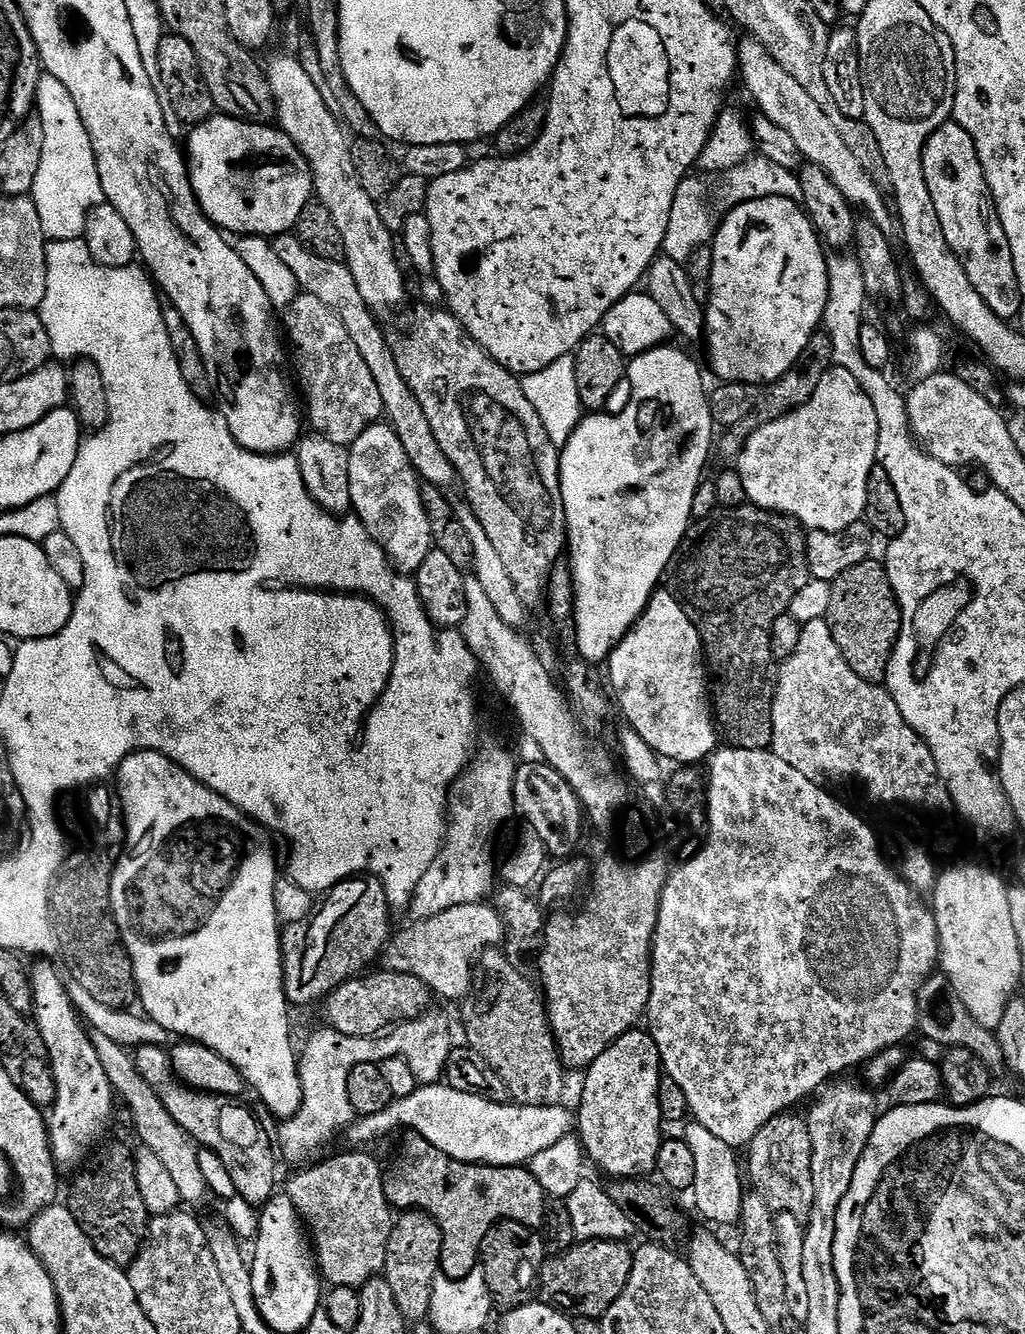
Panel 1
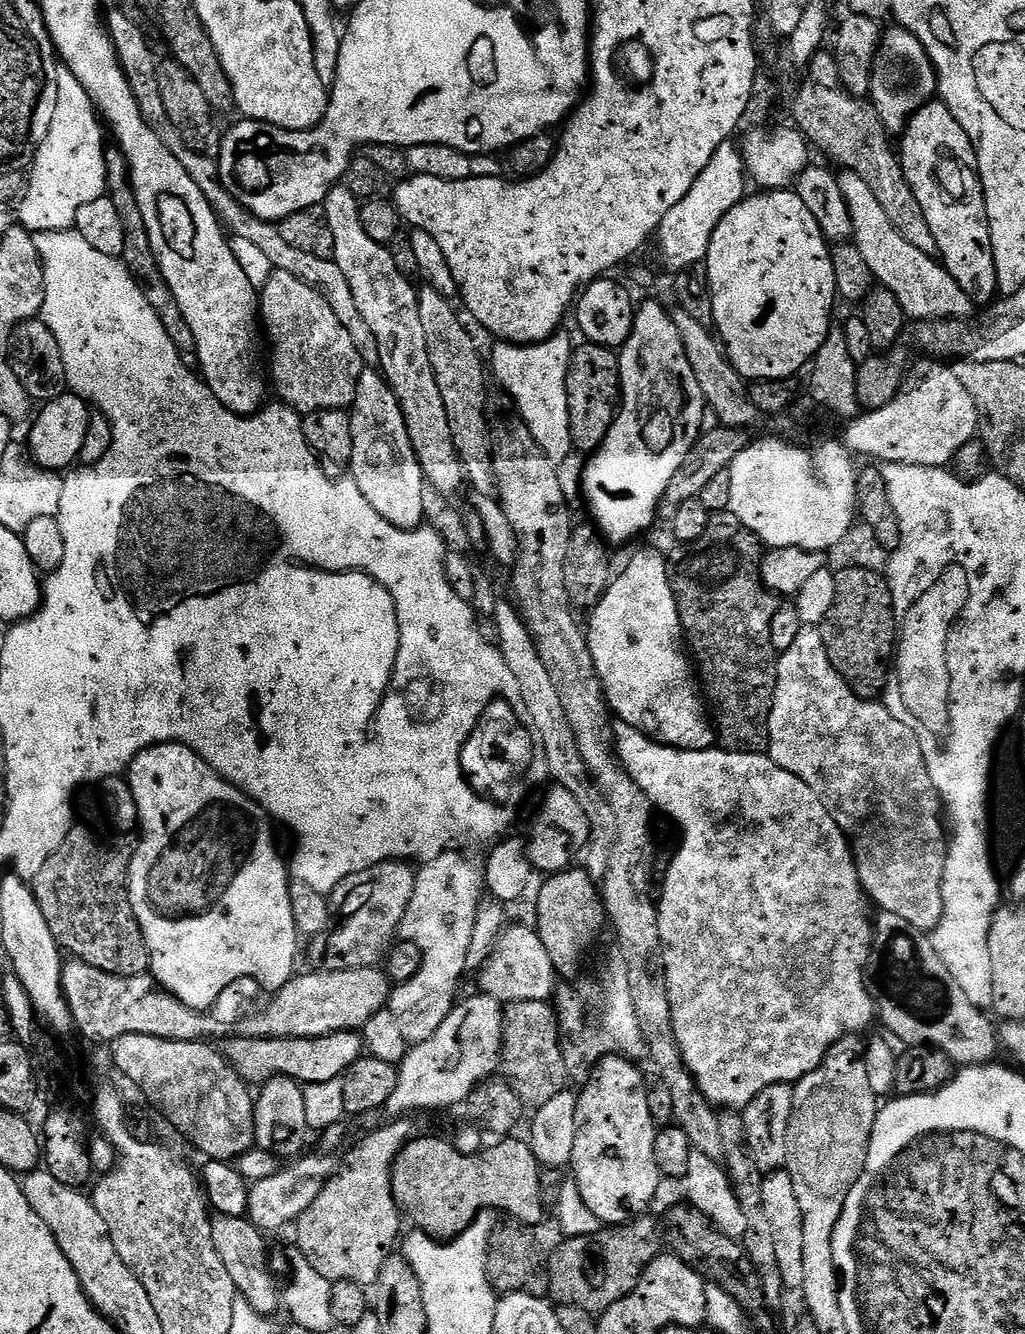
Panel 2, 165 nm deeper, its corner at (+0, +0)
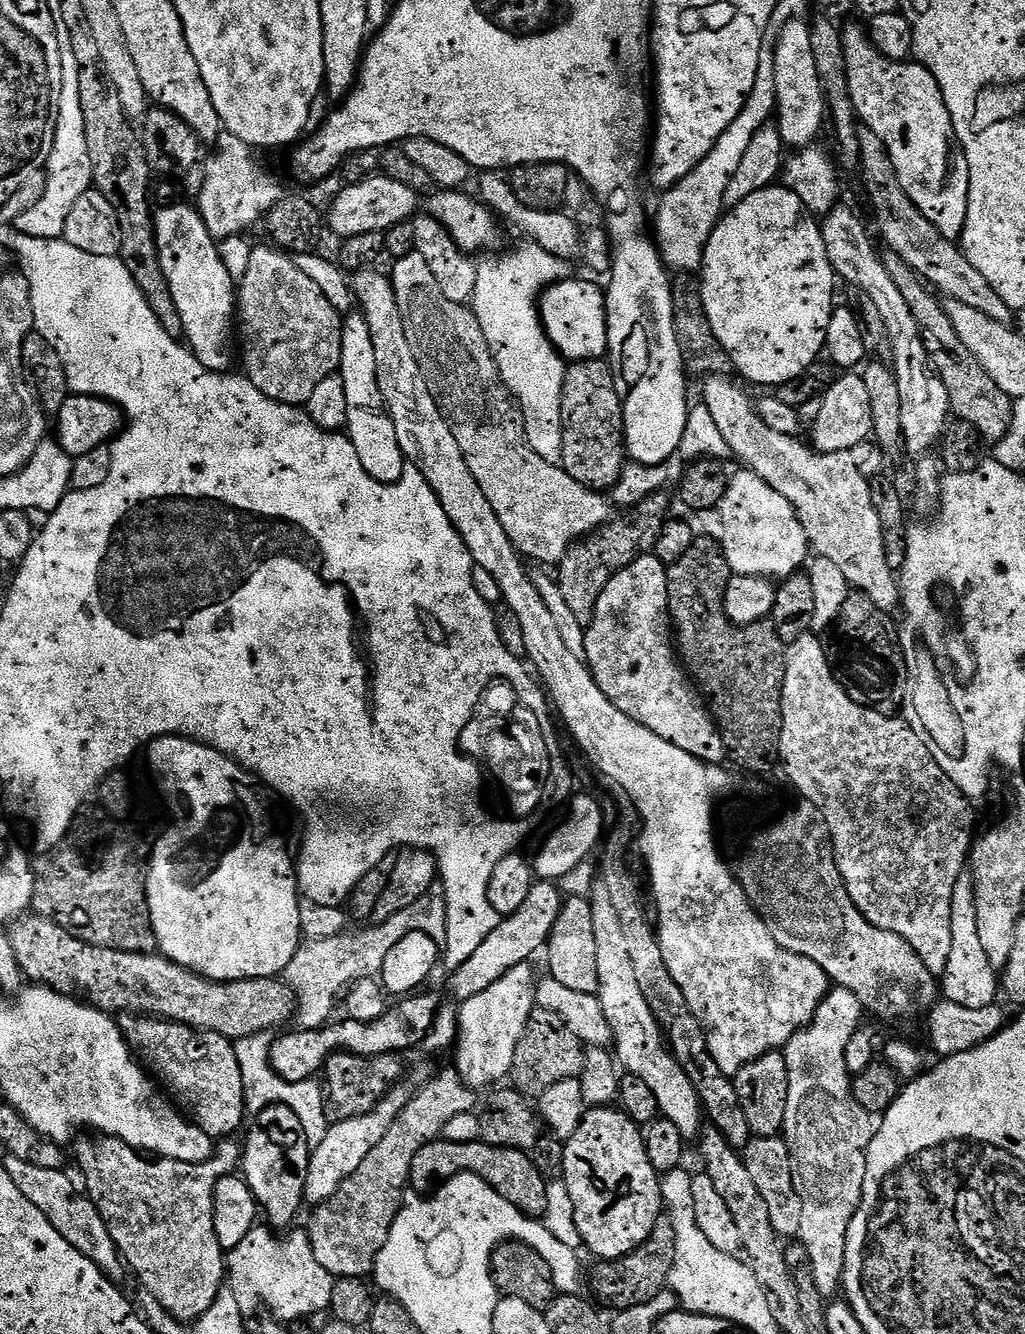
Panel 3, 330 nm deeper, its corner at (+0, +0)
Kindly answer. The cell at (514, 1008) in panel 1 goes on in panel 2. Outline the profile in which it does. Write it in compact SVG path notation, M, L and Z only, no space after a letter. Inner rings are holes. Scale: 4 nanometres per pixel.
M514 1002L504 1008L504 1047L500 1050L503 1079L529 1109L541 1108L569 1083L562 1050L559 1049L559 1022L551 1003Z

